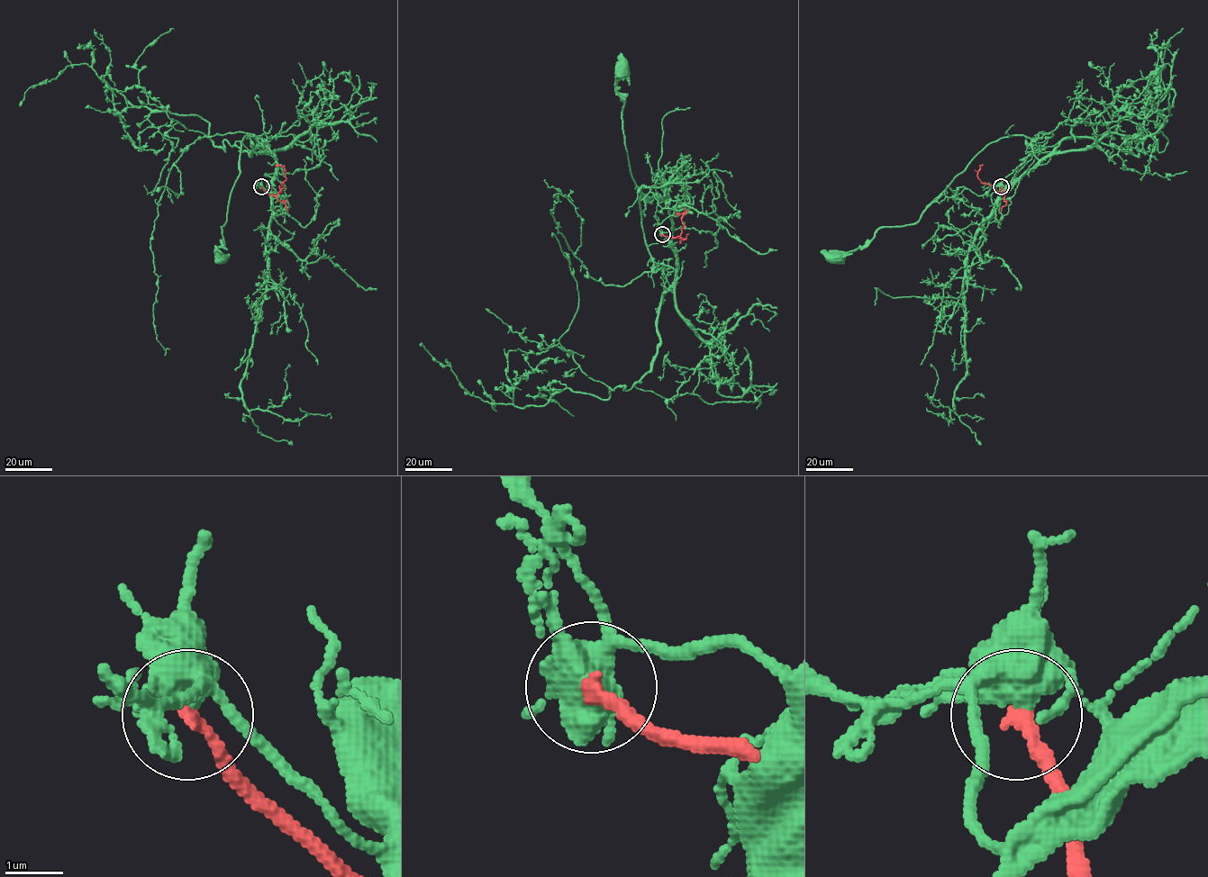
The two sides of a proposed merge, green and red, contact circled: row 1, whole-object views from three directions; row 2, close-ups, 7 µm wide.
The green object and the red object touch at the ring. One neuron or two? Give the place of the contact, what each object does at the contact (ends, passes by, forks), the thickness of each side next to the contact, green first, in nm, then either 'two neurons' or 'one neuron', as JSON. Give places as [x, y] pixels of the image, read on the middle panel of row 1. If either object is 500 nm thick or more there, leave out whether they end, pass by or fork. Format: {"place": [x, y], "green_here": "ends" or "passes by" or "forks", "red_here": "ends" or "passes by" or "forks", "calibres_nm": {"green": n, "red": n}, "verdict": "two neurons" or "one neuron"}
{"place": [662, 234], "green_here": "forks", "red_here": "ends", "calibres_nm": {"green": 440, "red": 240}, "verdict": "two neurons"}

